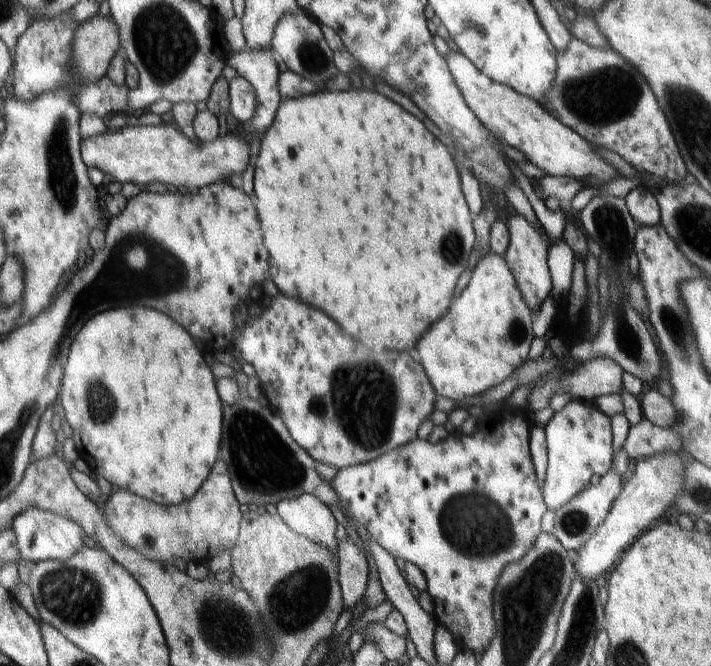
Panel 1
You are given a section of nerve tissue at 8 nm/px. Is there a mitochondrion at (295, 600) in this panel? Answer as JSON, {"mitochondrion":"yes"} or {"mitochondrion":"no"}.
{"mitochondrion":"yes"}

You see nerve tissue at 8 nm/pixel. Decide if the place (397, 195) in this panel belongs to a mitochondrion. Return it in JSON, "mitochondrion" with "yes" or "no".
{"mitochondrion":"no"}

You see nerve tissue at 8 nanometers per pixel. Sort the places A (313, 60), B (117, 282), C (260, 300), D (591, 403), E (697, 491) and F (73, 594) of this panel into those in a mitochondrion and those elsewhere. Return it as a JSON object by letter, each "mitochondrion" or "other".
{"A":"mitochondrion","B":"mitochondrion","C":"other","D":"other","E":"mitochondrion","F":"mitochondrion"}

